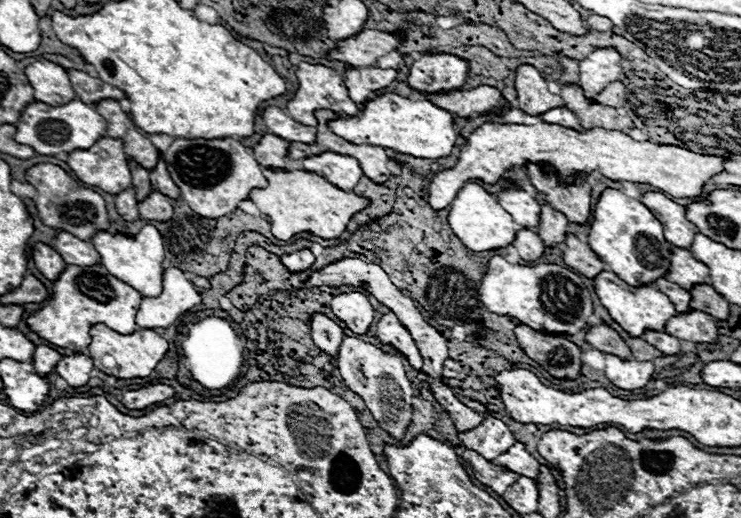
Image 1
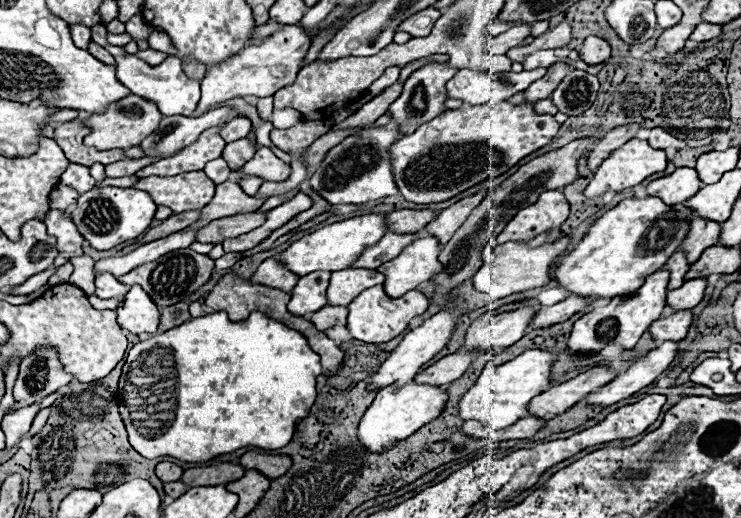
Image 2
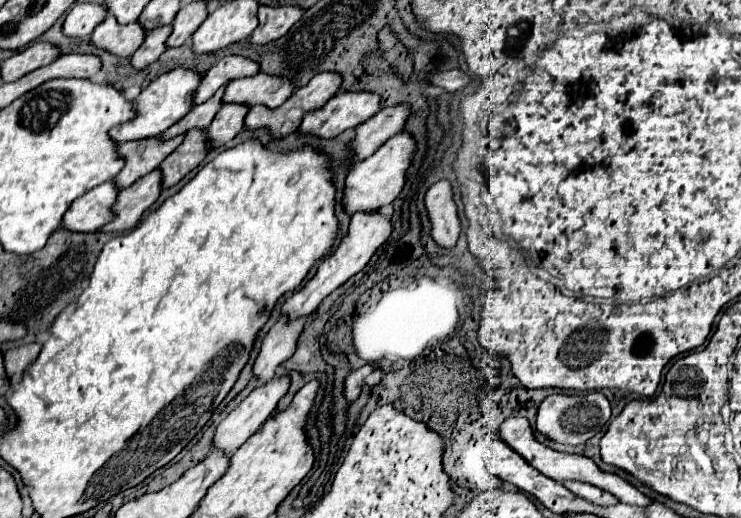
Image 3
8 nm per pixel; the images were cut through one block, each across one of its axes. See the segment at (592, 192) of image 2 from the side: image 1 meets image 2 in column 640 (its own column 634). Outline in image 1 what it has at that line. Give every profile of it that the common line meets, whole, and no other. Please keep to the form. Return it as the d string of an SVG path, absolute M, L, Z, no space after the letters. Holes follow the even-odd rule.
M486 122L466 138L456 166L450 170L442 170L434 176L432 184L428 186L428 202L434 210L442 210L456 198L458 190L468 180L480 178L484 182L494 184L504 176L510 166L524 166L524 160L542 160L548 170L556 170L564 180L570 178L572 172L592 172L598 168L604 178L610 178L614 182L652 184L676 198L700 196L702 186L710 180L710 176L714 176L714 172L724 170L722 158L718 156L702 156L666 144L656 146L652 142L638 142L616 130L590 128L584 132L576 132L572 128L546 122L538 122L534 126Z

